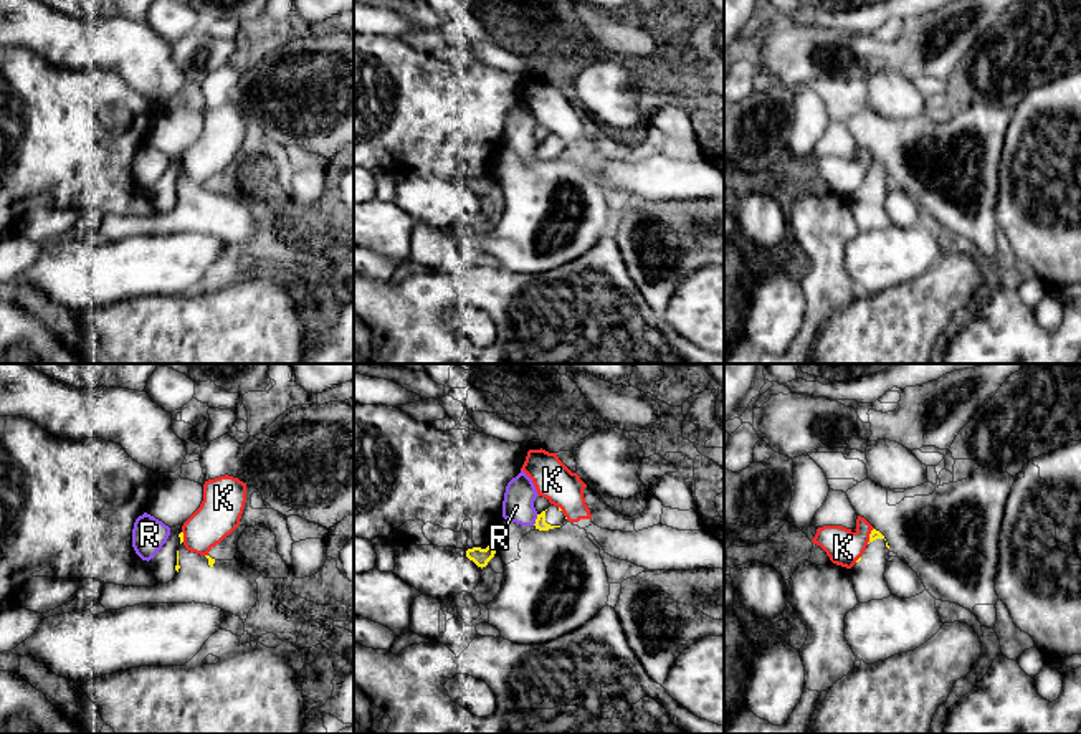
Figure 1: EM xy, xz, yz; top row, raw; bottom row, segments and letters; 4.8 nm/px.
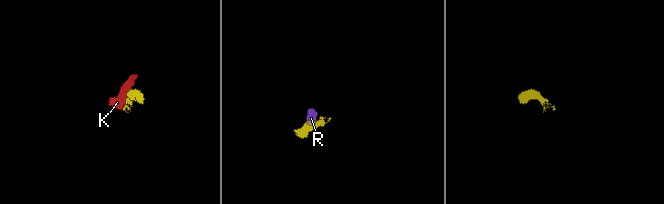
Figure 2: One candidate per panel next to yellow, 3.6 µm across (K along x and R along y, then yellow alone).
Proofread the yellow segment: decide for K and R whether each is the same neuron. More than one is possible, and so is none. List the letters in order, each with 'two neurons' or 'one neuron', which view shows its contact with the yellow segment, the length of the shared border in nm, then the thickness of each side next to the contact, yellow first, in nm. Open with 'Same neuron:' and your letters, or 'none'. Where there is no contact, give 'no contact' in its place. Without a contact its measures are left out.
Same neuron: none
K: two neurons; contact in yz; length 90 nm; calibres 50 and 170 nm
R: two neurons; contact in xz; length 60 nm; calibres 60 and 160 nm

